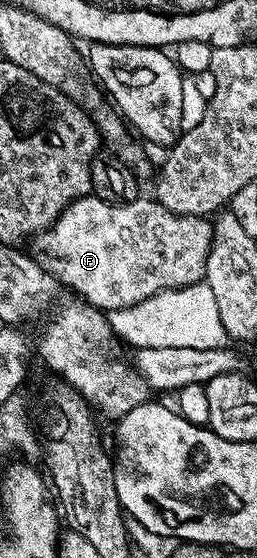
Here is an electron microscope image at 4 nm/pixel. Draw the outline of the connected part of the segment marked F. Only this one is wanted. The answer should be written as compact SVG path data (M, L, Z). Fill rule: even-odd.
M87 195L80 196L79 199L69 204L63 210L63 214L59 217L52 226L45 229L40 236L32 241L32 251L35 253L35 259L45 271L51 273L56 278L58 285L71 288L78 292L80 299L86 304L92 304L93 307L102 310L112 310L115 308L126 308L127 306L135 306L139 302L143 302L147 298L151 298L155 294L159 294L168 288L186 288L192 284L199 284L204 281L205 267L207 266L207 258L209 251L213 245L213 225L206 217L203 216L180 216L171 210L167 210L161 204L158 204L156 199L138 198L132 200L129 204L109 204L106 200L100 200L98 196Z

